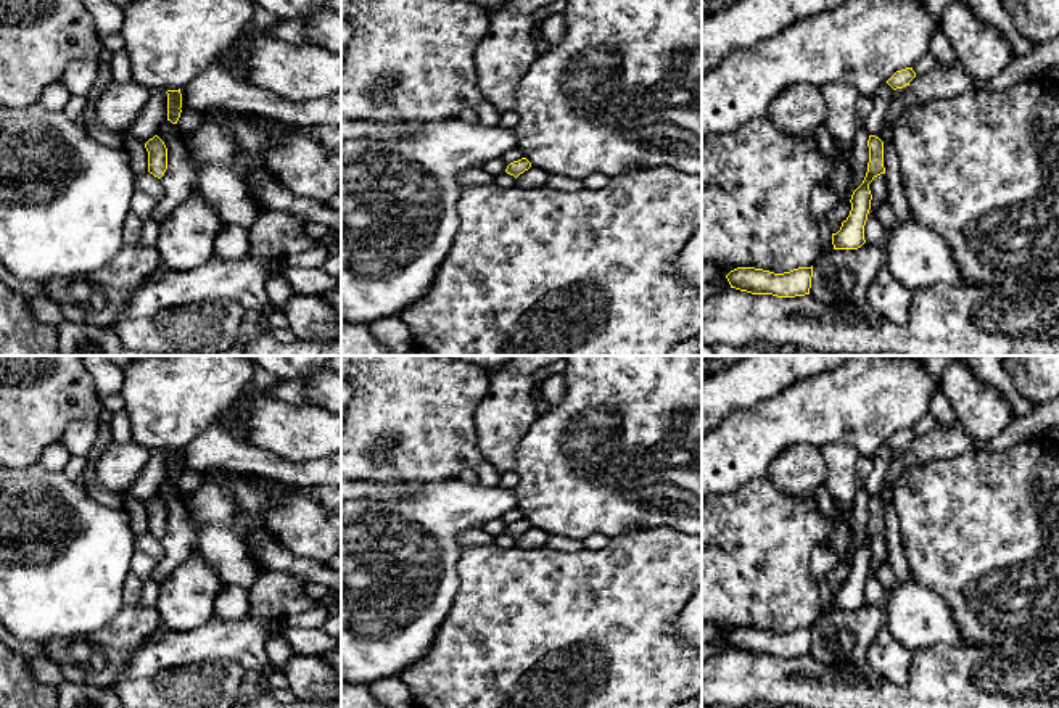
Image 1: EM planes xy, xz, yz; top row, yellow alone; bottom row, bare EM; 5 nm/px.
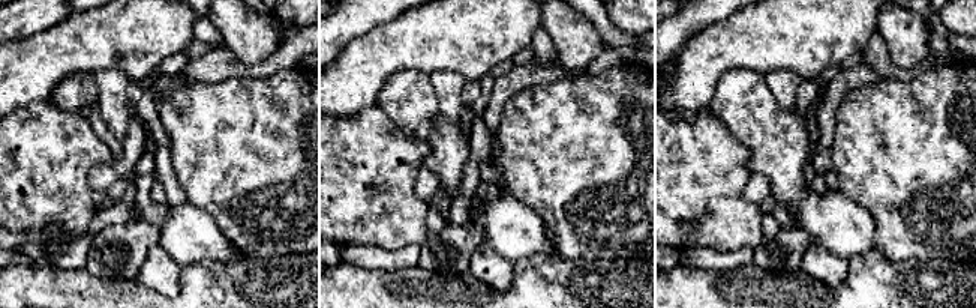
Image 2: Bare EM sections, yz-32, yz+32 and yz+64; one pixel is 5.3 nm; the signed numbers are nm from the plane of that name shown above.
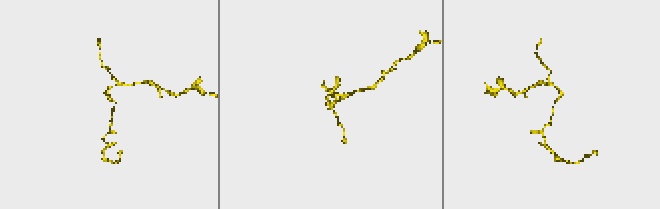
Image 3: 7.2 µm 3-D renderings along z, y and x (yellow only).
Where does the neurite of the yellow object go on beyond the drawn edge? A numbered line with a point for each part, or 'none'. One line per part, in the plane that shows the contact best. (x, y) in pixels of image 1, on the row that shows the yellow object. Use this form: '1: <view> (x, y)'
none

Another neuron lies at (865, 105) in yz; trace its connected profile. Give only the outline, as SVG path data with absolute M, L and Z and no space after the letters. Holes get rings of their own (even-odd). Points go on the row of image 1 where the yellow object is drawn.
M859 95L855 103L855 113L858 117L858 122L863 124L863 121L867 117L867 114L874 109L874 98Z

